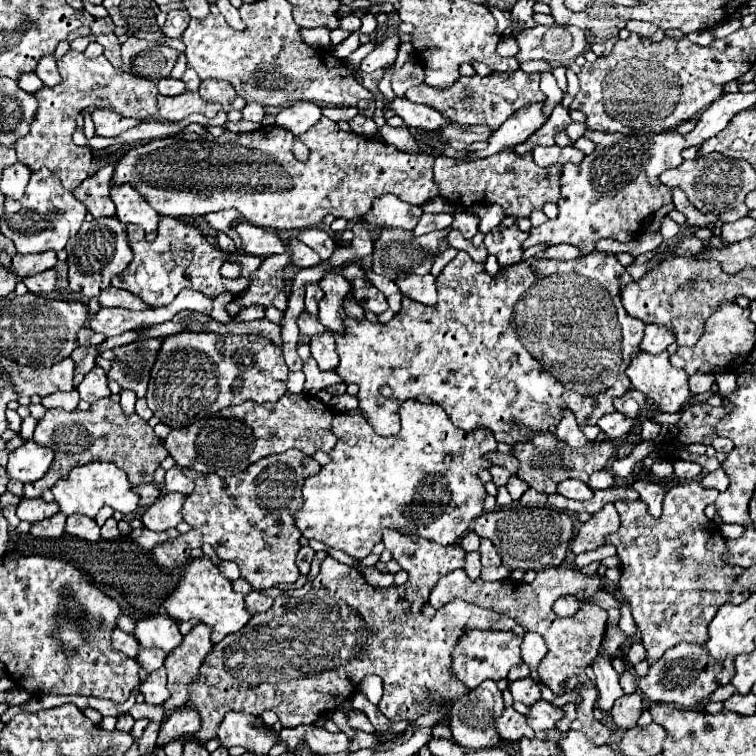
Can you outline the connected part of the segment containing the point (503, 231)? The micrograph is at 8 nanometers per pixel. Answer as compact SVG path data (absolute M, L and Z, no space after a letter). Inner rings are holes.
M517 225L511 227L495 227L485 235L485 247L489 253L493 253L501 267L515 265L523 259L523 241L529 237L529 233L523 233Z

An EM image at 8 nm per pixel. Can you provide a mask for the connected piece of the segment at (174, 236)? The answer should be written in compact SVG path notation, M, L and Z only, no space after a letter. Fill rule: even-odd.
M161 217L157 239L151 243L145 241L143 229L139 229L137 225L127 225L127 235L129 235L129 245L135 257L121 275L113 277L111 285L135 293L153 309L169 305L177 297L177 293L185 287L201 291L207 297L219 297L223 293L231 293L233 297L237 297L243 291L247 291L249 275L255 273L263 263L263 259L259 257L243 253L223 253L219 247L209 243L205 235L199 229L195 229L195 225L189 225L183 219L175 219L175 217ZM225 259L242 264L241 277L233 281L221 279L219 267Z

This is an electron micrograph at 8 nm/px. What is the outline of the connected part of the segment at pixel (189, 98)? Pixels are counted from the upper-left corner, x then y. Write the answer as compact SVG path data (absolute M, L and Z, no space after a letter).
M185 91L181 95L175 97L157 97L159 101L159 117L163 121L183 121L185 117L189 117L191 113L201 113L205 117L215 117L217 111L221 109L219 103L207 103L205 99L199 97L199 93L191 93Z

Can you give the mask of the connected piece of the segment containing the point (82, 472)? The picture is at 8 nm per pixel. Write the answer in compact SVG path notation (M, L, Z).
M87 463L83 467L75 467L67 477L59 479L51 487L51 491L55 495L55 503L65 515L79 513L79 515L95 517L103 505L109 505L115 511L121 511L123 515L127 515L137 509L137 501L139 501L139 495L133 493L131 483L127 481L127 475L117 465L111 465L111 463Z

